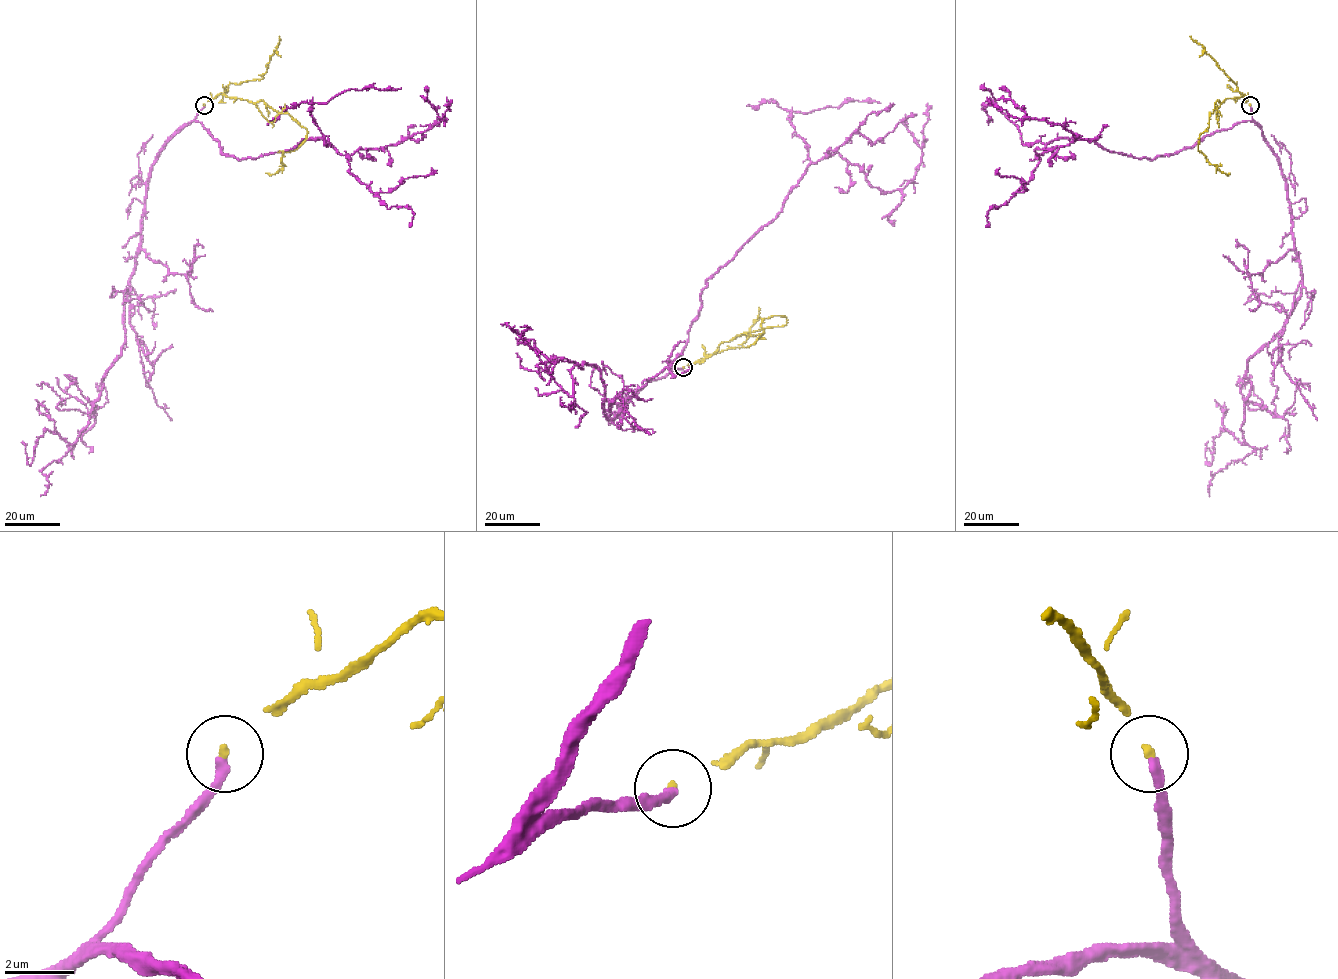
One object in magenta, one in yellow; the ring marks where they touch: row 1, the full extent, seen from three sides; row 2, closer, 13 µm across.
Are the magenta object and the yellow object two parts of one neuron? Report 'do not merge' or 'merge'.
merge

